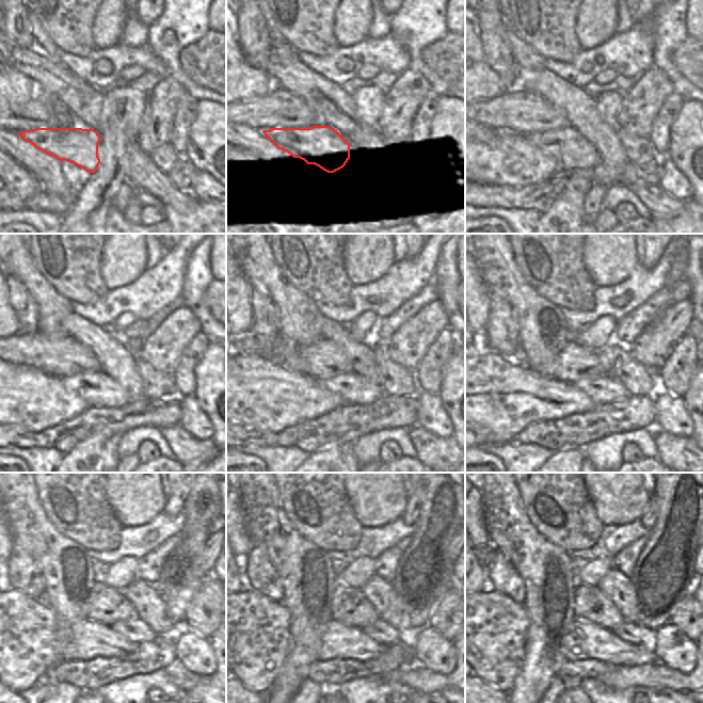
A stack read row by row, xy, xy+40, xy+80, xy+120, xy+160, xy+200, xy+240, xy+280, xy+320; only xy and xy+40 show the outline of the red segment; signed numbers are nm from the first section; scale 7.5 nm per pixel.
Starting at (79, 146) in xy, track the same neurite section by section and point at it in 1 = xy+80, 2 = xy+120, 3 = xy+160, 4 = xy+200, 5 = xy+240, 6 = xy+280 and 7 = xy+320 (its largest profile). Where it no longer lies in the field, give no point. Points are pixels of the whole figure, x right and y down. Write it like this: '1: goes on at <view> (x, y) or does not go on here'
1: goes on at xy+80 (571, 149)
2: goes on at xy+120 (97, 389)
3: goes on at xy+160 (354, 389)
4: goes on at xy+200 (607, 389)
5: goes on at xy+240 (136, 630)
6: goes on at xy+280 (380, 632)
7: goes on at xy+320 (630, 633)

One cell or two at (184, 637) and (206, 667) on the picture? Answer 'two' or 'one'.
one

